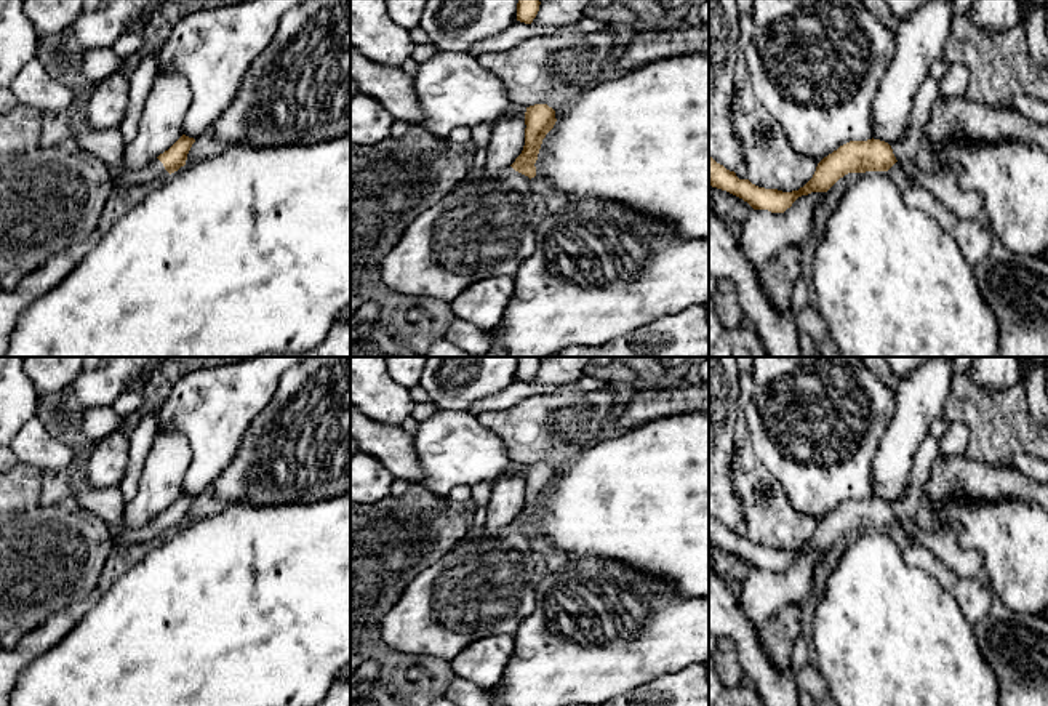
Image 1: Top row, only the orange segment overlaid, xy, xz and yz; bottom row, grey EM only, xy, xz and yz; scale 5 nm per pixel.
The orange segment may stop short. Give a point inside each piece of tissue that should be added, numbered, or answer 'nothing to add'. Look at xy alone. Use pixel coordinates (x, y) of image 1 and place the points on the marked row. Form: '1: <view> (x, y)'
1: xy (124, 180)

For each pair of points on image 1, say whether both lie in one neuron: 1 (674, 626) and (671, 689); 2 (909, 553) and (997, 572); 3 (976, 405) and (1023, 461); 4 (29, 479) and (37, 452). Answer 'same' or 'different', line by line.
1: different
2: different
3: different
4: different

